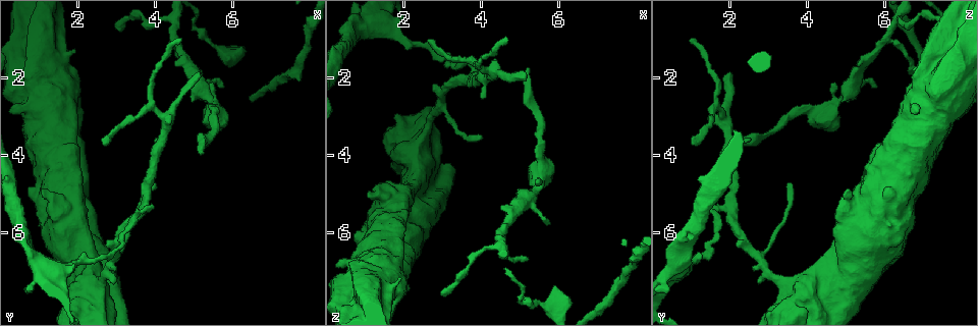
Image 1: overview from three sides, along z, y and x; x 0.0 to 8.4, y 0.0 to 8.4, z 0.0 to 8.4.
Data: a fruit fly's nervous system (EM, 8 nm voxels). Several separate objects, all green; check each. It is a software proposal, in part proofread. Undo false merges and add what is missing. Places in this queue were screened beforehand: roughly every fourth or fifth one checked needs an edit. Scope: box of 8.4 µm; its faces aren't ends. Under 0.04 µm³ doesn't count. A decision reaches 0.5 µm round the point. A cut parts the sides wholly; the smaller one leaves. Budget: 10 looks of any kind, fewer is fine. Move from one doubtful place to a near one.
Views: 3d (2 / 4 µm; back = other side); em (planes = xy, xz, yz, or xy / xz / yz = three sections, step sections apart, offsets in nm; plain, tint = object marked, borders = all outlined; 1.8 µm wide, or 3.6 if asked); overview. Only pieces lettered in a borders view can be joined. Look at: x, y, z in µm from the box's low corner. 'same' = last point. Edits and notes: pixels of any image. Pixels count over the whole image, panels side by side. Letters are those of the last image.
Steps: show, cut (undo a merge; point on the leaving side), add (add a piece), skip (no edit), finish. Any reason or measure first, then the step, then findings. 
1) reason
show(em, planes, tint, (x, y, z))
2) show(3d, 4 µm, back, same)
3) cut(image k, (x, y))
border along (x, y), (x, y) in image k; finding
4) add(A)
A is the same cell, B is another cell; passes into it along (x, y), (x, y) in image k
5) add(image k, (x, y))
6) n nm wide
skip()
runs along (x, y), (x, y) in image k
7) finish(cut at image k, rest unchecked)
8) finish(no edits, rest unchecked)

tapers out
show(em, 3.6 µm, planes, borders, (5.20, 4.00, 1.80))

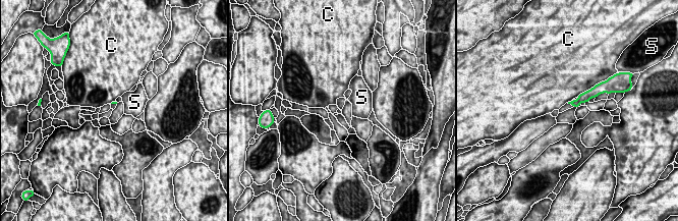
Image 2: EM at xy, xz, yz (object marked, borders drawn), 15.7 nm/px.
skip()
C and S are other cells; border along (596, 84), (577, 96) in image 2; none of them fits

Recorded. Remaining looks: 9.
abrupt turn
show(3d, 2 µm, (5.30, 1.10, 7.80))

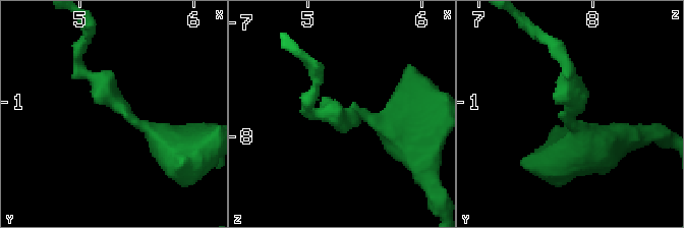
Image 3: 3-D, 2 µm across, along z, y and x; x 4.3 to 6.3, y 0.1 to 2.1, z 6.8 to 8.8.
shape alone is not enough
show(em, yz, step 4, borders, (5.36, 1.02, 7.84))

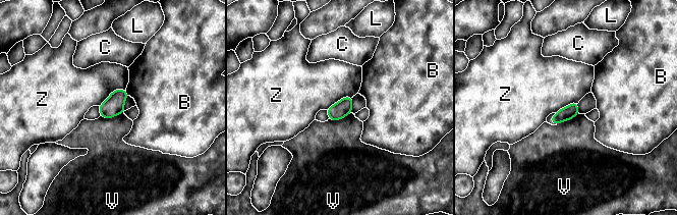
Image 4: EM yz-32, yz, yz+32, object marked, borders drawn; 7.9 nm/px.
cut(image 4, (554, 119))
B, C, L, V and Z are other cells; a second cell is stuck on

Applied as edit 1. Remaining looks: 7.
redraw
show(overview)

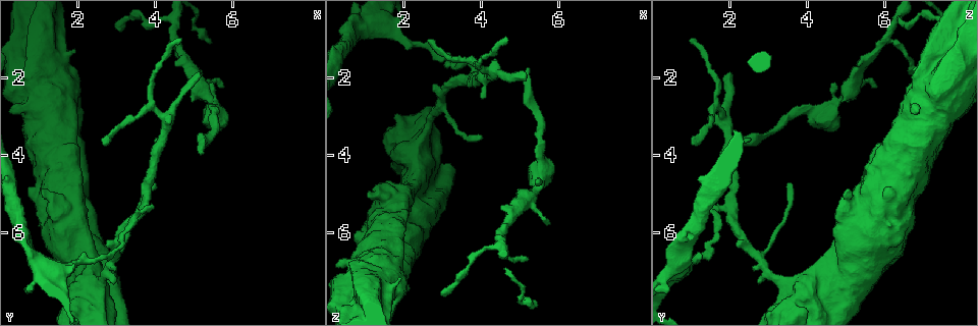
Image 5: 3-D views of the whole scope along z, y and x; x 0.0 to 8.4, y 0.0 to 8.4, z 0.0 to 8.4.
an open end
show(em, planes, plain, (3.00, 0.80, 7.50))

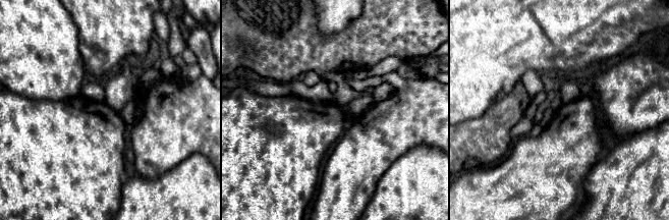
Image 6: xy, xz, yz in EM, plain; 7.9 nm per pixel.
show(em, planes, borders, same)

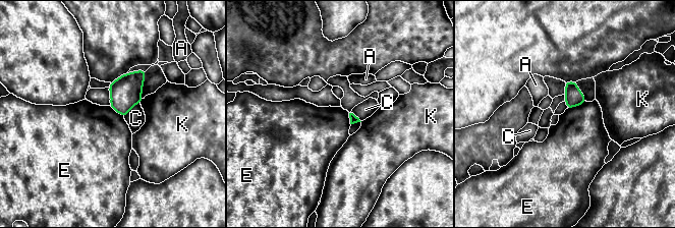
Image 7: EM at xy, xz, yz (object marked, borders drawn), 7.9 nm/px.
skip()
A, C, E and K are other cells; border along (585, 101), (567, 109) in image 7; no lettered piece goes on from it

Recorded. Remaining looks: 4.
thin end
show(em, planes, borders, (2.70, 3.75, 1.00))

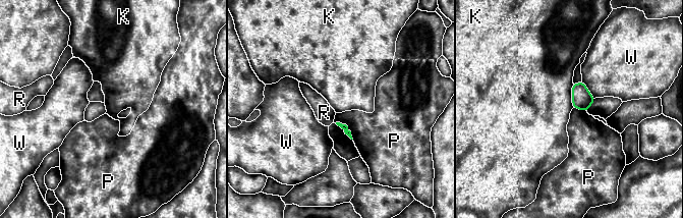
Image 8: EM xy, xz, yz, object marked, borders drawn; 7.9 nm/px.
skip()
K, P, R and W are other cells; border along (573, 84), (571, 90), (572, 107) in image 8; no lettered piece goes on from it

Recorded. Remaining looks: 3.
finish(cut at image 4, rest unchecked)

